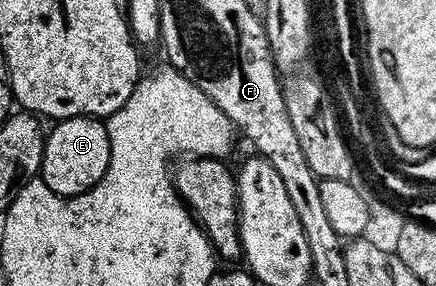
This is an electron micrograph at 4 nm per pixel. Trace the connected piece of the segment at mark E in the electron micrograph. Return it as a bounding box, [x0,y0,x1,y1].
[42,118,112,198]

